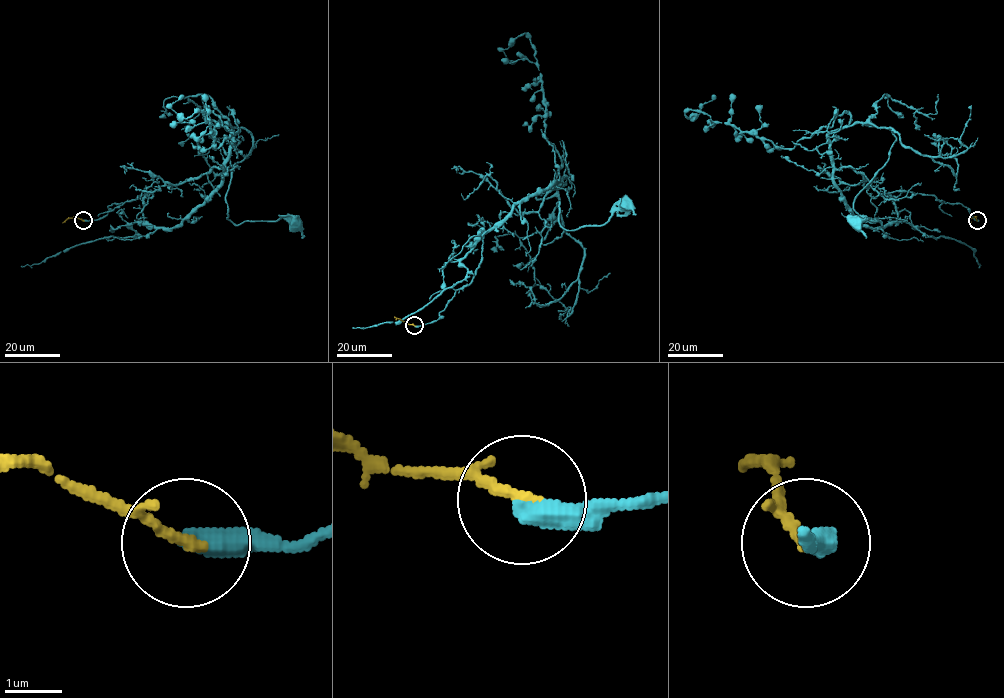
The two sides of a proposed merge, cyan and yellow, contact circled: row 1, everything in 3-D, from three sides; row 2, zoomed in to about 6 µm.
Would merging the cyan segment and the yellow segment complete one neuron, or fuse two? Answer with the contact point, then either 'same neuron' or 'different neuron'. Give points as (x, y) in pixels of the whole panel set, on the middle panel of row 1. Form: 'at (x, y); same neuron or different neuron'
at (414, 325); same neuron

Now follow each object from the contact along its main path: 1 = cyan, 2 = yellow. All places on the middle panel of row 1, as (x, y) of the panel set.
1: (415, 326), (551, 182), (544, 244), (557, 203), (567, 230), (628, 203)
2: (415, 326), (394, 317)

